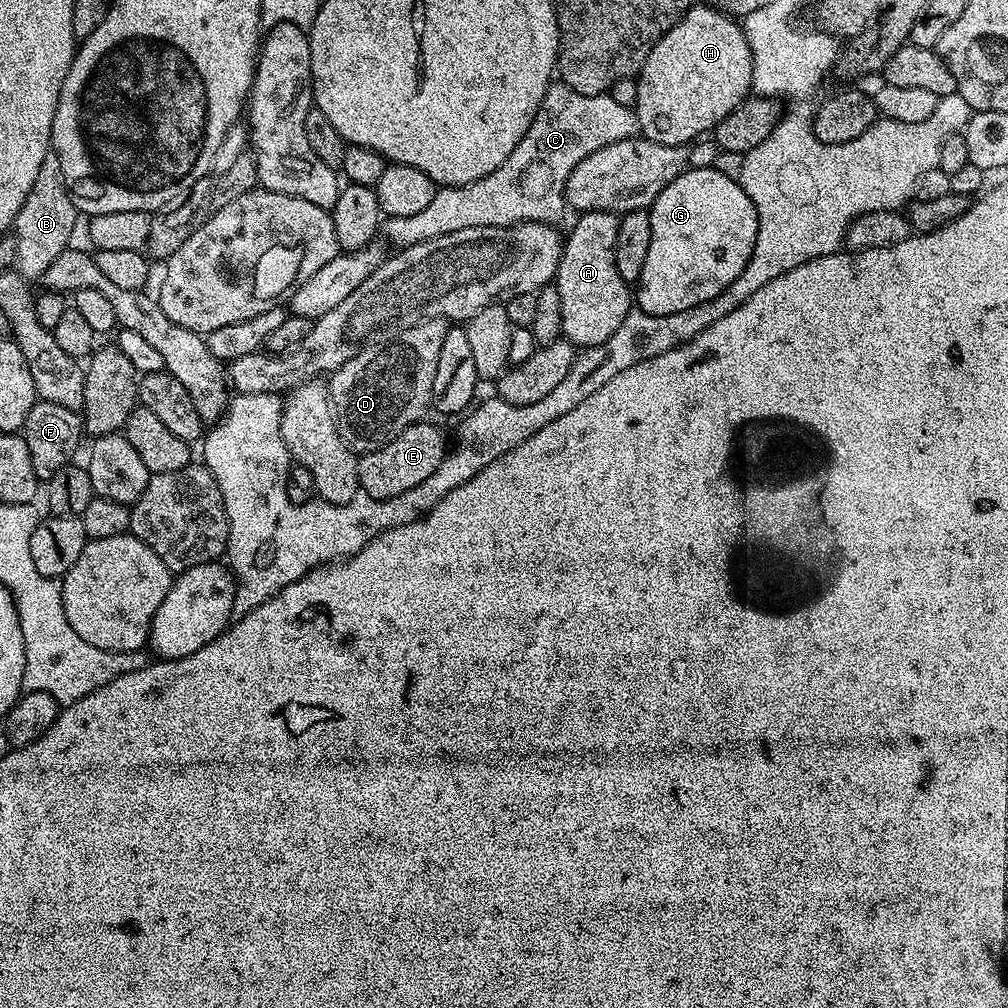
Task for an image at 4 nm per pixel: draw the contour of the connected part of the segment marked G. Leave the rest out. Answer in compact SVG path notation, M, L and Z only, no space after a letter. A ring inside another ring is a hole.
M719 167L688 168L680 173L652 204L650 218L650 251L646 254L646 266L634 288L634 300L639 311L646 314L678 314L690 310L690 306L702 306L702 302L716 302L724 291L732 288L734 278L742 274L746 262L758 238L758 214L754 202L740 185L739 179L719 172Z

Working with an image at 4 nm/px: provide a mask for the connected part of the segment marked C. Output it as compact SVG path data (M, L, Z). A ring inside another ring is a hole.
M553 82L549 84L542 98L538 114L534 114L534 122L530 122L530 130L526 130L522 142L514 146L514 154L510 154L510 158L506 158L506 162L498 166L498 170L457 188L441 187L434 194L430 206L424 207L419 214L410 214L410 218L387 217L382 224L382 236L385 236L383 239L389 245L396 244L392 246L402 249L410 247L411 244L426 242L430 238L438 238L442 234L454 234L454 230L466 230L474 226L505 228L511 224L526 222L555 225L556 219L566 212L564 187L574 168L584 158L590 158L590 154L594 154L596 150L602 150L607 144L633 139L637 132L635 111L614 102L612 95L587 96L570 90L570 86L562 82Z

